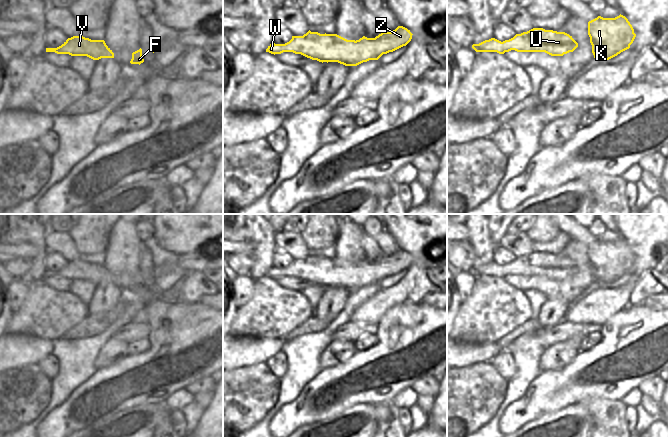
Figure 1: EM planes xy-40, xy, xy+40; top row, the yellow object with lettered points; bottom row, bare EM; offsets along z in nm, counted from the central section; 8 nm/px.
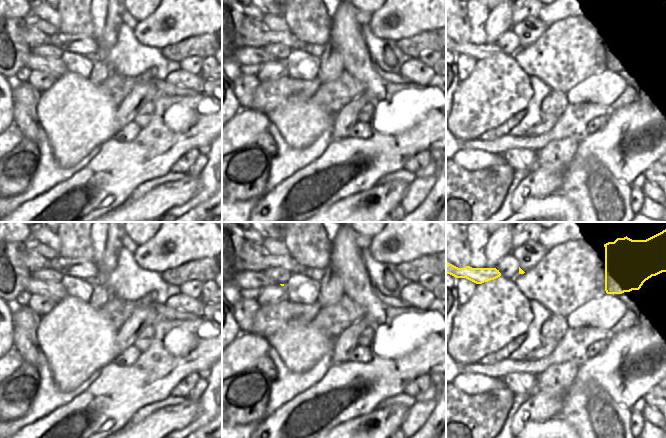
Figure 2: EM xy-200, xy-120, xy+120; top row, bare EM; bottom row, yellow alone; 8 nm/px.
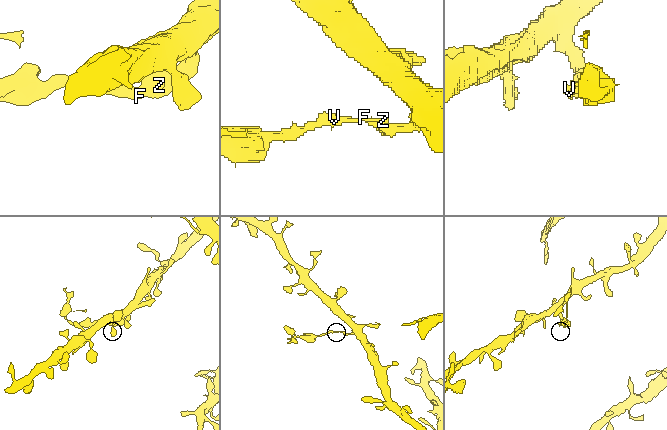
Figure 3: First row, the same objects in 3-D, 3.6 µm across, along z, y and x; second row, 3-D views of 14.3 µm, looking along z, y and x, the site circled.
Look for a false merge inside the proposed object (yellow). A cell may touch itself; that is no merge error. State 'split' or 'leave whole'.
split

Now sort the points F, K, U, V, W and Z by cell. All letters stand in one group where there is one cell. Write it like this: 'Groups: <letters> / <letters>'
Groups: F K Z / U V W.

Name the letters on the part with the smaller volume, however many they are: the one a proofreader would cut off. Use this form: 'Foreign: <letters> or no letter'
Foreign: U, V, W

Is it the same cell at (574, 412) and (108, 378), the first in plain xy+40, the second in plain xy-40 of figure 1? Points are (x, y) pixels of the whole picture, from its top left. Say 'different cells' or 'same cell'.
different cells

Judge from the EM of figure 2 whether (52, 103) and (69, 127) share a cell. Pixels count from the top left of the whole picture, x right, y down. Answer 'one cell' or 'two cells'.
one cell

